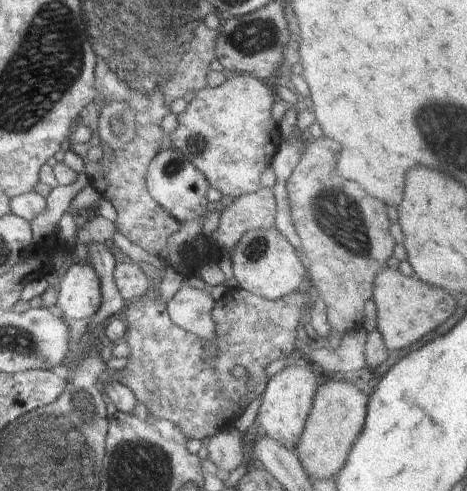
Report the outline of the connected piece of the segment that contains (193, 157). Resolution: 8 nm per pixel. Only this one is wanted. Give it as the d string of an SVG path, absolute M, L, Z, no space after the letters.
M247 73L228 74L222 86L202 88L188 103L188 109L178 116L178 128L170 134L173 148L200 170L213 188L223 195L240 197L262 188L261 172L271 170L271 165L281 144L281 134L277 123L271 117L274 102L274 88Z

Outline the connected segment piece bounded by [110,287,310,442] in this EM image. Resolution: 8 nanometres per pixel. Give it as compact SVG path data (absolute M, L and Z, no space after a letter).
M238 287L230 288L226 296L224 296L220 301L215 302L212 315L214 323L218 327L216 329L217 334L214 350L216 354L212 354L212 356L215 357L210 358L210 360L206 360L206 362L203 362L203 342L201 341L201 339L199 339L192 333L184 331L178 326L176 326L176 328L172 328L172 326L170 326L170 328L166 330L166 316L169 316L167 312L167 306L165 305L166 302L152 302L152 300L148 300L146 298L133 300L132 302L128 303L128 311L126 313L126 326L128 335L127 343L131 350L130 355L127 357L128 364L126 364L126 367L122 370L122 375L119 378L110 377L110 379L119 381L123 386L130 388L136 400L142 402L142 404L145 404L148 407L148 411L150 411L150 413L154 417L168 420L174 425L177 425L181 429L181 432L185 435L187 442L190 442L190 440L191 442L195 441L195 439L200 439L202 442L207 442L212 435L215 435L220 431L228 430L228 428L231 428L231 426L233 426L232 420L238 419L238 417L233 417L233 414L240 414L240 412L235 411L238 408L238 404L241 404L241 398L246 397L249 399L249 402L251 402L254 398L256 398L258 394L262 396L262 392L265 391L265 386L267 385L267 382L269 380L264 375L264 369L266 368L266 366L268 366L269 363L273 362L274 360L287 357L287 355L294 352L296 348L302 346L302 344L298 342L297 337L299 332L297 331L297 326L300 322L301 317L304 315L304 312L306 312L308 300L310 300L310 298L308 298L308 294L300 294L300 296L292 294L292 296L287 295L286 297L283 297L279 300L269 300L263 297L258 297L257 295L244 291L243 289L240 289Z

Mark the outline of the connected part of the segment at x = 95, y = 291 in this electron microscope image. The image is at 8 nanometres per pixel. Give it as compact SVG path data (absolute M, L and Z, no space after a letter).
M82 262L70 266L66 275L60 278L59 285L58 302L55 310L62 312L62 316L67 320L84 320L84 318L91 319L98 313L103 298L101 281L92 266Z

